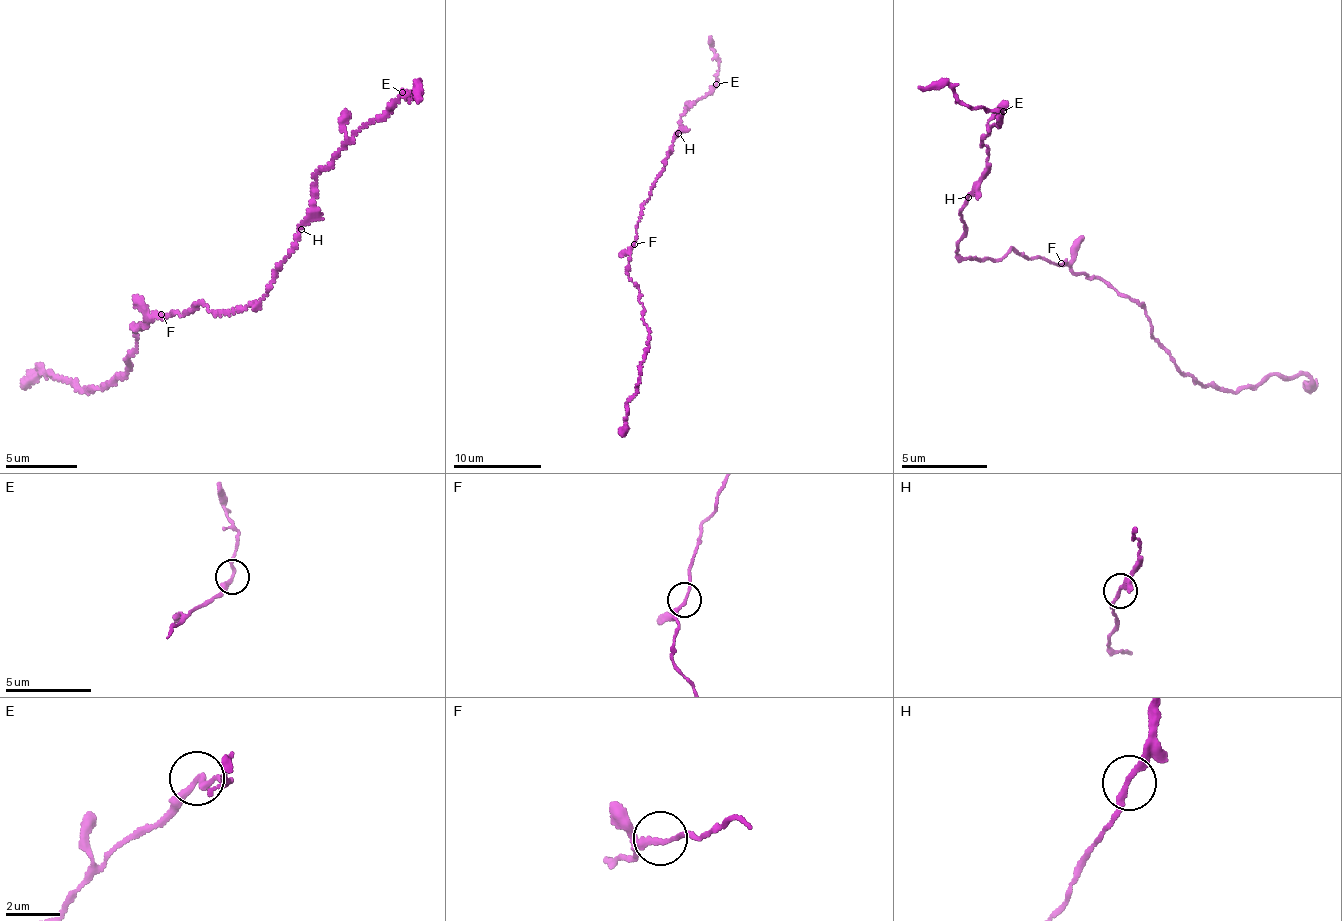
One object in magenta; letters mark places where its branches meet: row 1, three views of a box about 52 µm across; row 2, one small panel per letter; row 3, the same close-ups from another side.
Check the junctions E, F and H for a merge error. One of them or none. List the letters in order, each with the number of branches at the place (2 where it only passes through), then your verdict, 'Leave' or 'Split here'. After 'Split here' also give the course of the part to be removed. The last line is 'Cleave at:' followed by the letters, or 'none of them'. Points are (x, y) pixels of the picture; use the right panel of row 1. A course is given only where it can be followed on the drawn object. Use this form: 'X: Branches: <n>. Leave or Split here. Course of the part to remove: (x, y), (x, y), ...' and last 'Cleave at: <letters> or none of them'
E: Branches: 2. Leave
F: Branches: 2. Leave
H: Branches: 2. Leave
Cleave at: none of them

